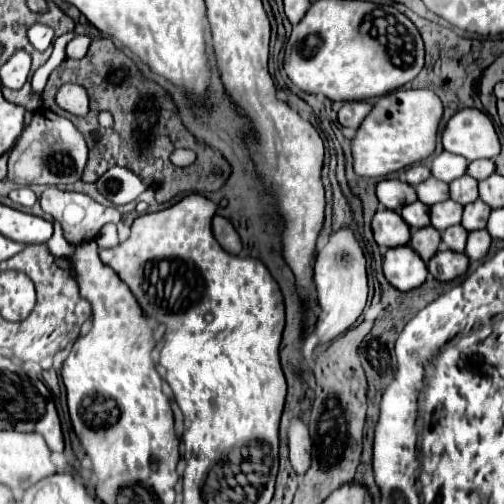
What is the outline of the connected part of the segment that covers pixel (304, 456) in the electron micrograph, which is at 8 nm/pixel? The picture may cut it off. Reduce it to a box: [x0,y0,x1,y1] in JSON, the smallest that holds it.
[288,419,312,475]

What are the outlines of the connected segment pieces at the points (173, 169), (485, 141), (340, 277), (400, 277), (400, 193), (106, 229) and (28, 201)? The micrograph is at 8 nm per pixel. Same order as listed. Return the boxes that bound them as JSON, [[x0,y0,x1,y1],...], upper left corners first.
[[42,37,230,203],[442,109,500,159],[314,227,368,343],[384,245,426,291],[376,179,418,211],[94,223,118,249],[8,187,36,207]]

